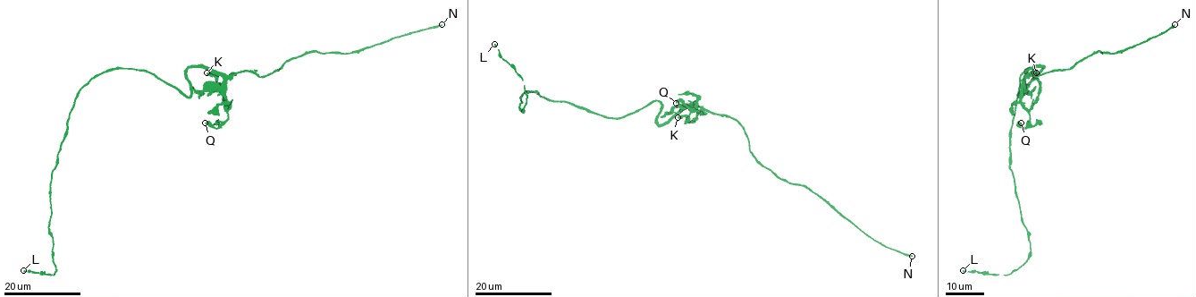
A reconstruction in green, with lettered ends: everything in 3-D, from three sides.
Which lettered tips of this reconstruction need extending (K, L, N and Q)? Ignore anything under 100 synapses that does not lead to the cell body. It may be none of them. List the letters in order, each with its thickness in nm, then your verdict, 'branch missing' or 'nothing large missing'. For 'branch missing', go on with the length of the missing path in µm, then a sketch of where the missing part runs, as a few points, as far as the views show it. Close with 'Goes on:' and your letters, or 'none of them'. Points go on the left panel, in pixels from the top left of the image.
K: 360 nm thick; nothing large missing
L: 220 nm thick; nothing large missing
N: 260 nm thick; branch missing; about 90 µm are missing
Q: 480 nm thick; nothing large missing
Goes on: N

